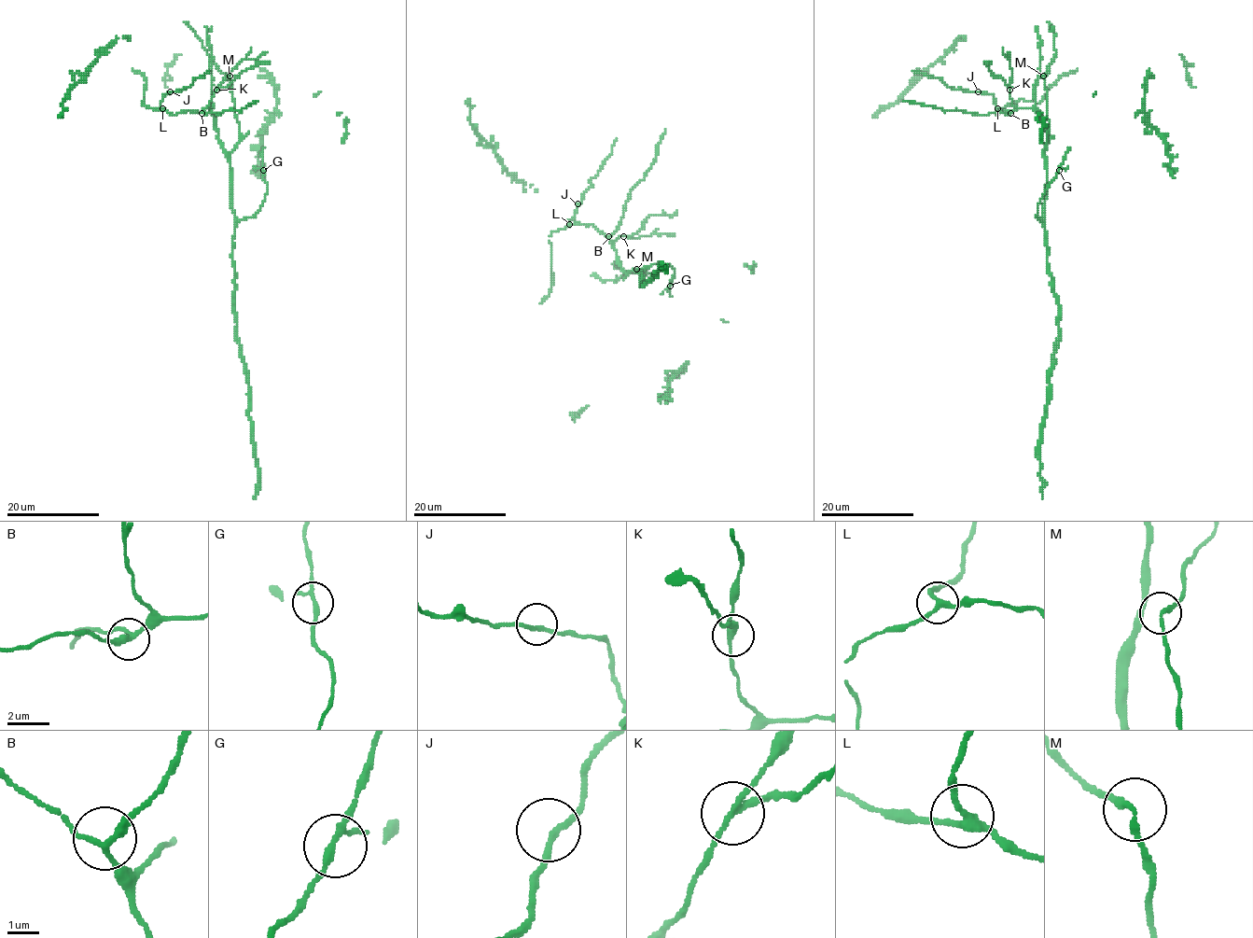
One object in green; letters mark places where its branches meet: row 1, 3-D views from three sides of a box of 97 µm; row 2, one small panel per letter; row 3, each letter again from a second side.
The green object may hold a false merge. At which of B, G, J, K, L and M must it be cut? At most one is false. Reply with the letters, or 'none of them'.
K

